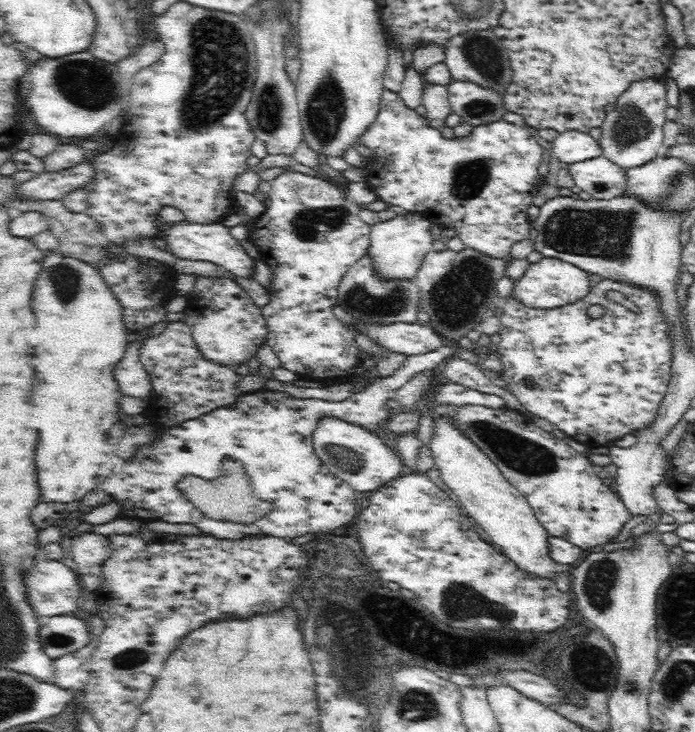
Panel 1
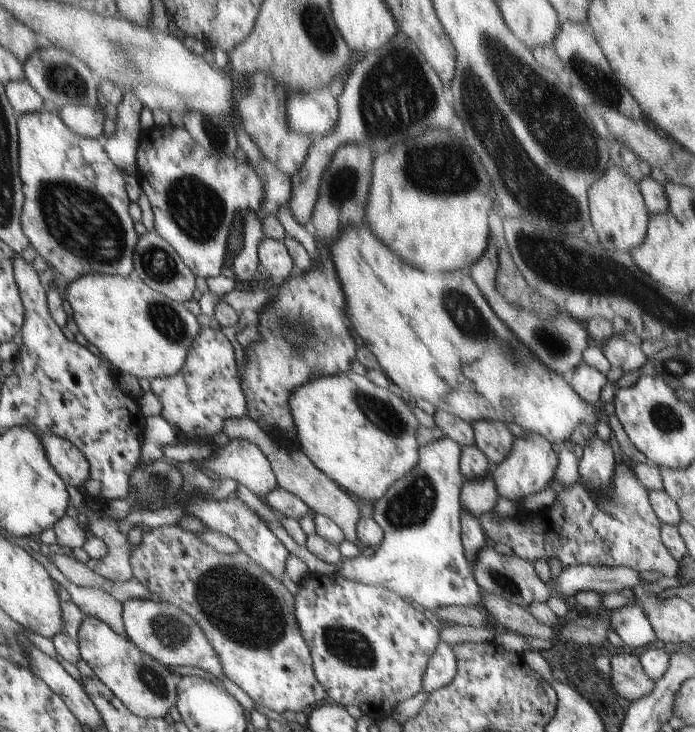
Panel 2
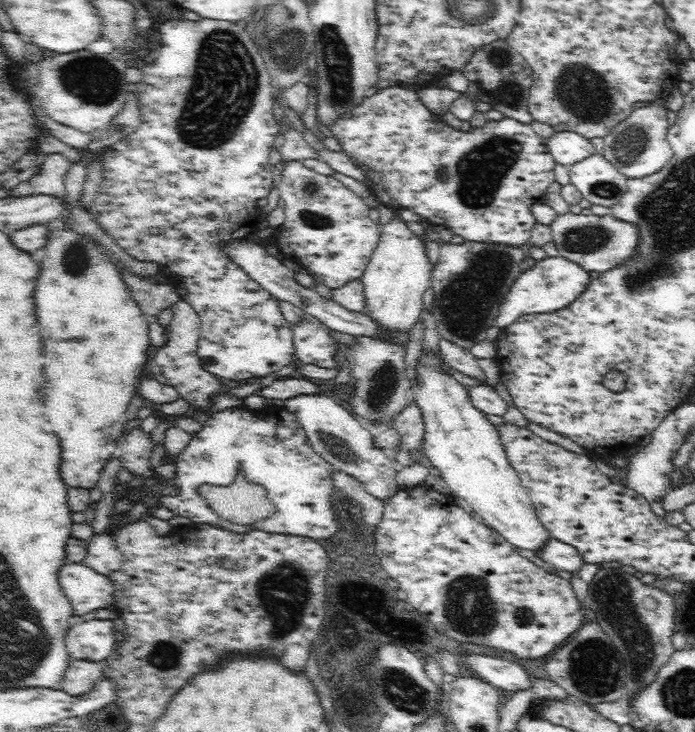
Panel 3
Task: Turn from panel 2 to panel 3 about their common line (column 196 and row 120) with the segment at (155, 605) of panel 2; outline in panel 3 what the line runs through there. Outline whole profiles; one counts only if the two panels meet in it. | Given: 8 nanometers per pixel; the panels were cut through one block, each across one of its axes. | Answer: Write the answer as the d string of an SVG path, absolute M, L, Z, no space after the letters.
M665 97L652 100L650 106L634 108L626 120L619 121L611 132L604 137L604 148L601 152L626 178L644 178L658 170L673 156L673 150L667 142L669 130L666 118Z

